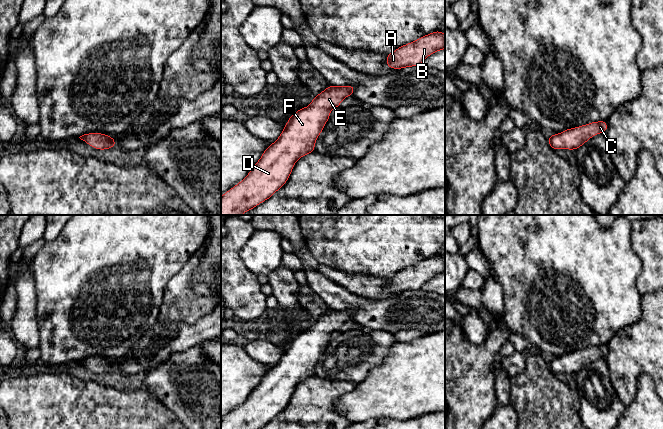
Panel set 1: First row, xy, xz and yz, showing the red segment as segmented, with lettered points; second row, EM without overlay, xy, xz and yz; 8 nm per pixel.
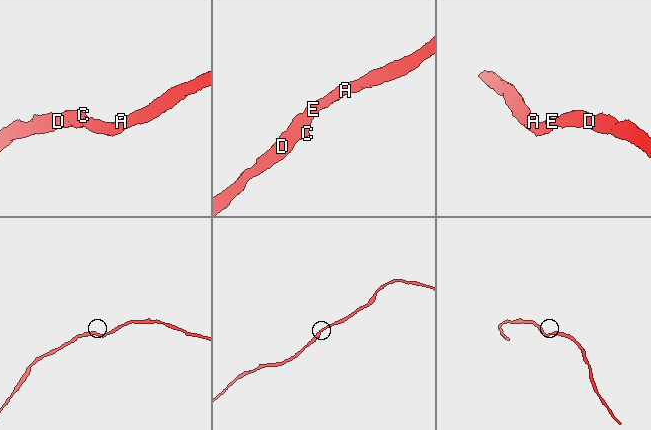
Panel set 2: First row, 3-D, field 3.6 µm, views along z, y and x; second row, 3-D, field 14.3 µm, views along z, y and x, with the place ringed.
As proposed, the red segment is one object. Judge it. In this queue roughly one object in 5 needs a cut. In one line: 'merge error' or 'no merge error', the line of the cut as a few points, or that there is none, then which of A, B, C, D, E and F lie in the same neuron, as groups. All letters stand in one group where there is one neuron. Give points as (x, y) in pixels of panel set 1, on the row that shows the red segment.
no merge error; cut none; groups A B C D E F

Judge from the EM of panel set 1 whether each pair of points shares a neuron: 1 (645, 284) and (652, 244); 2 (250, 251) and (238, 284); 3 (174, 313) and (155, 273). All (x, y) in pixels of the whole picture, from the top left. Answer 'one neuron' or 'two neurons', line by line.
1: one neuron
2: two neurons
3: two neurons

